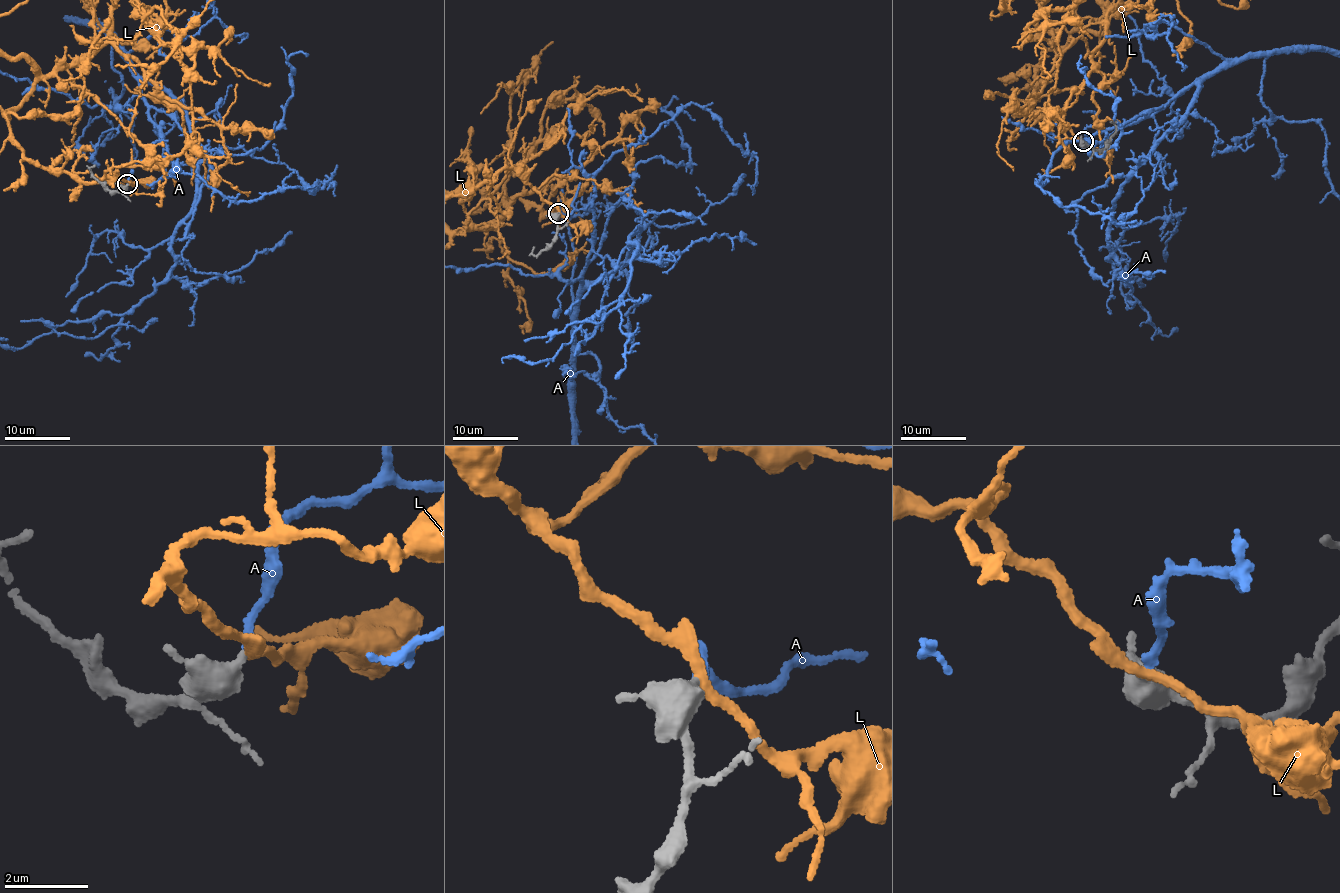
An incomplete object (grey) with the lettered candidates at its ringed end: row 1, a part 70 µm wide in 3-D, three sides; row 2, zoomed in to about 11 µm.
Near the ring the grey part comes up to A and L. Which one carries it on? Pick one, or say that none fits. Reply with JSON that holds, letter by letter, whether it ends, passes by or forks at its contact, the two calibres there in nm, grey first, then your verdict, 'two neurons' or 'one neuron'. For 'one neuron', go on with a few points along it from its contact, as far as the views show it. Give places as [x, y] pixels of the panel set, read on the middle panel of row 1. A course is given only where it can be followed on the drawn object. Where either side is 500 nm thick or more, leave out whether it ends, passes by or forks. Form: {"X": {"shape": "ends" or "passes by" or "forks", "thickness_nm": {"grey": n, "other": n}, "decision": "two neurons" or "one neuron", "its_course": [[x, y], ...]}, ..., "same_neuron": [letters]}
{"A": {"shape": "ends", "thickness_nm": {"grey": 480, "other": 200}, "decision": "one neuron"}, "L": {"shape": "passes by", "thickness_nm": {"grey": 480, "other": 240}, "decision": "two neurons"}, "same_neuron": ["A"]}

